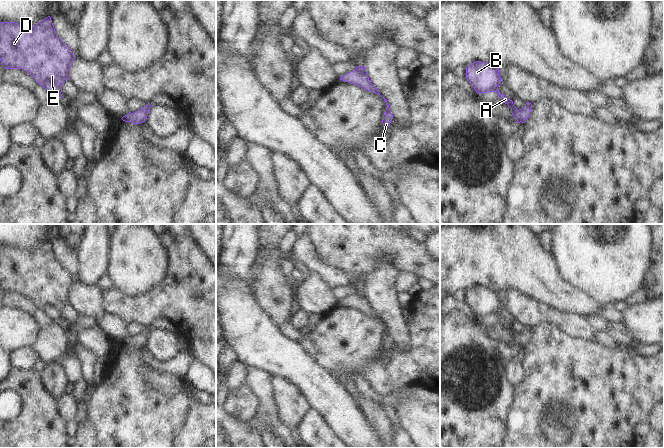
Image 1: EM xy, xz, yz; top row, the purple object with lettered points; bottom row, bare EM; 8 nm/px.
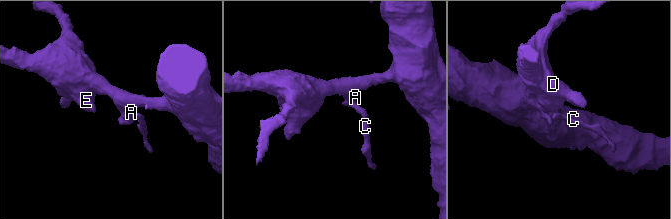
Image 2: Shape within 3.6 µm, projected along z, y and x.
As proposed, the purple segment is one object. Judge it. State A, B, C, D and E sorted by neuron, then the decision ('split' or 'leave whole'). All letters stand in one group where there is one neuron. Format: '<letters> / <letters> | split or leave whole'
A B C D E | leave whole

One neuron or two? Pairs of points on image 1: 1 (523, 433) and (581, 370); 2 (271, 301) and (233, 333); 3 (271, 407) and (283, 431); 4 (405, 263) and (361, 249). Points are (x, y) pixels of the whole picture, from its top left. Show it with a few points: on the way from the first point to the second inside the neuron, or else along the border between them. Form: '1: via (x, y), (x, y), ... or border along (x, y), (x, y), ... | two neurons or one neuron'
1: via (540, 416), (543, 404), (553, 401), (567, 387) | one neuron
2: border along (253, 287), (259, 304), (278, 325) | two neurons
3: via (271, 413), (271, 418), (278, 425) | one neuron
4: via (398, 251), (394, 247), (373, 247) | one neuron

